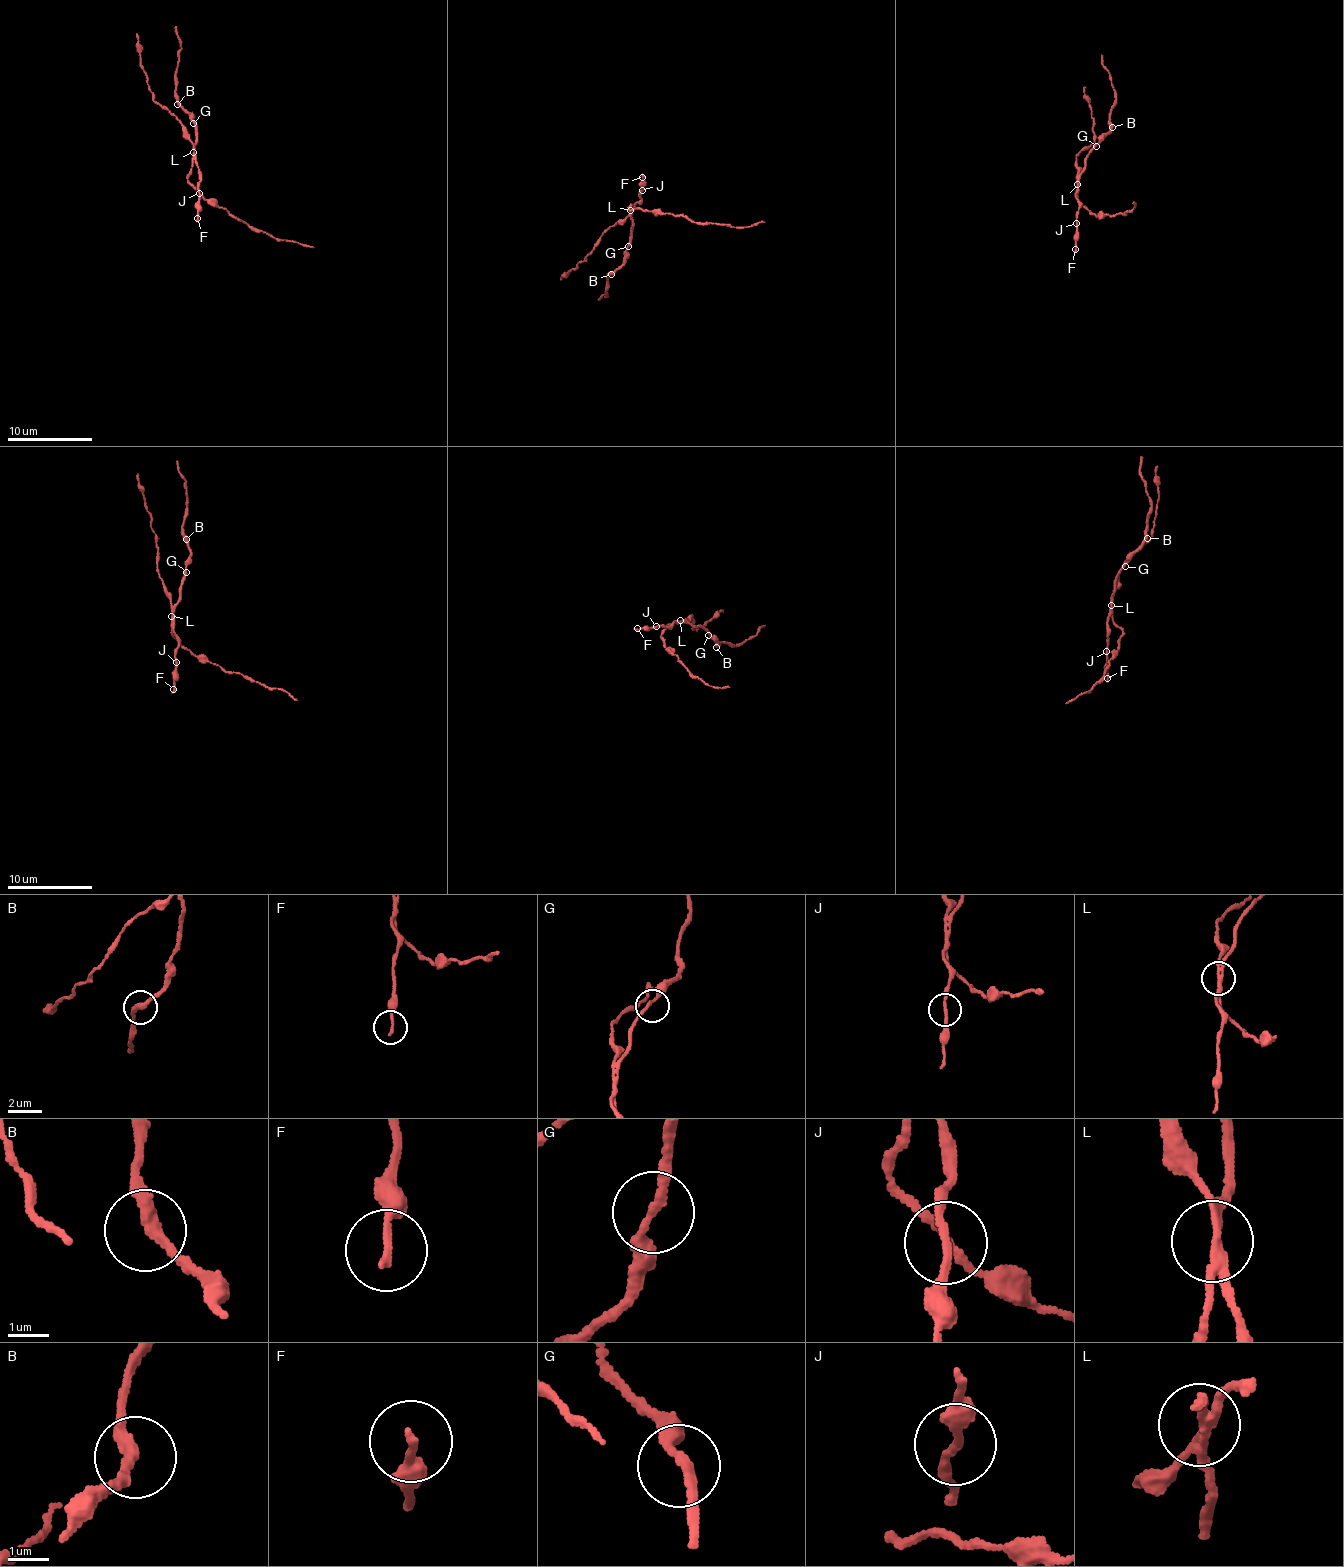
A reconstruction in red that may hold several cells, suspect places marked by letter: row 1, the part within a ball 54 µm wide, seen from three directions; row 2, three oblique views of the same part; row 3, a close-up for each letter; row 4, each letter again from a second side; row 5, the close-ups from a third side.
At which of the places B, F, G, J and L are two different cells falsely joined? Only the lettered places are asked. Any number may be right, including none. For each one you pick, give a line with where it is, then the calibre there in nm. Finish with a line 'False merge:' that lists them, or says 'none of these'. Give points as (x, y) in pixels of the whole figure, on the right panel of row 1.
L: at (1077, 184); 240 nm thick
False merge: L

